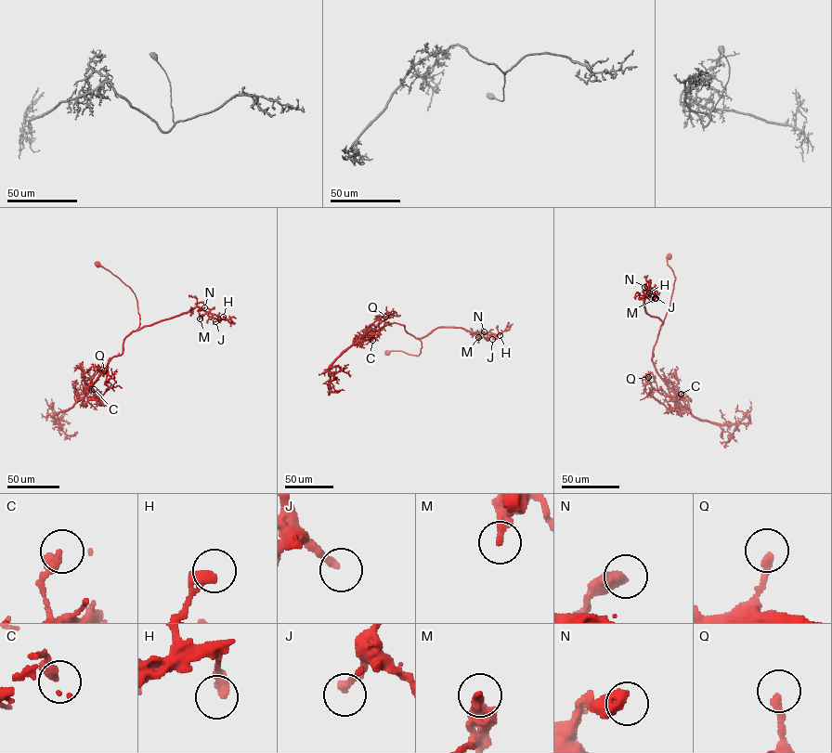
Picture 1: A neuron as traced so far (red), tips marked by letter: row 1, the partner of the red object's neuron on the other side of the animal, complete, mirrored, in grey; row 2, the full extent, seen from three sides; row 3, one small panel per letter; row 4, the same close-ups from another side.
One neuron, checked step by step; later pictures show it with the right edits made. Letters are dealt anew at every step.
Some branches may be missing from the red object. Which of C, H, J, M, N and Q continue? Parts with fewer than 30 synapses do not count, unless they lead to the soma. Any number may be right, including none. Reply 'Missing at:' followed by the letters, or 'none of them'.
Missing at: none of them

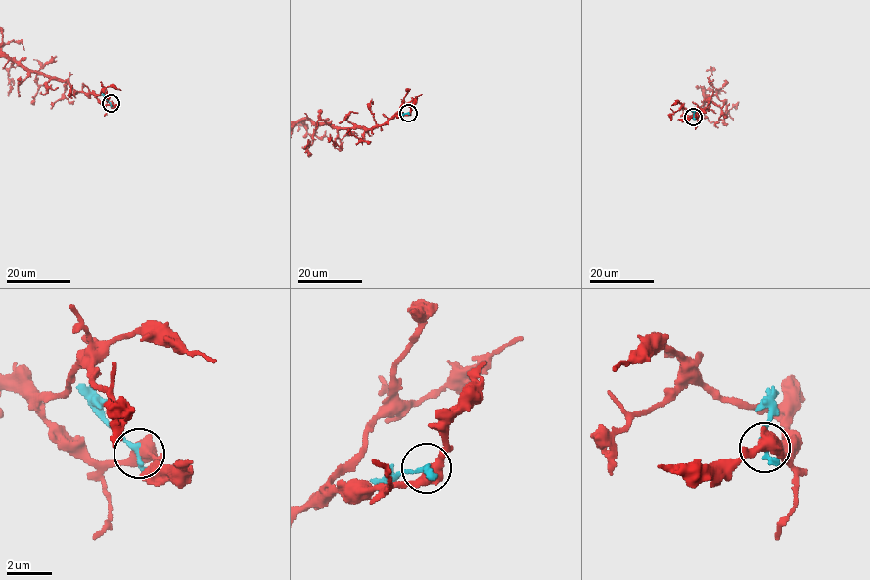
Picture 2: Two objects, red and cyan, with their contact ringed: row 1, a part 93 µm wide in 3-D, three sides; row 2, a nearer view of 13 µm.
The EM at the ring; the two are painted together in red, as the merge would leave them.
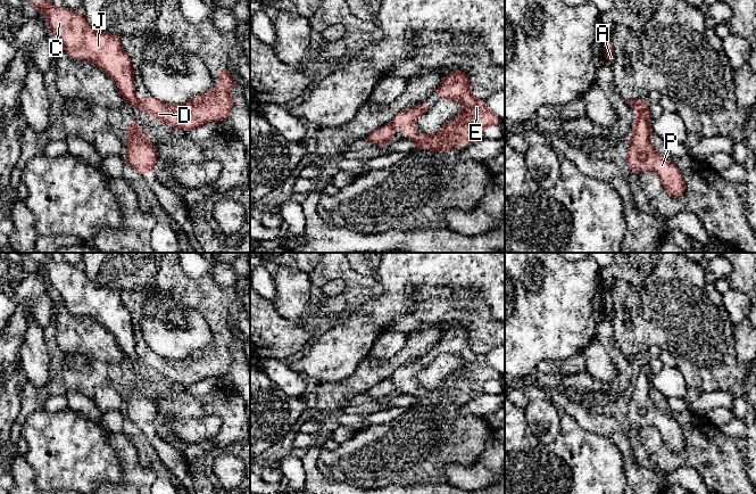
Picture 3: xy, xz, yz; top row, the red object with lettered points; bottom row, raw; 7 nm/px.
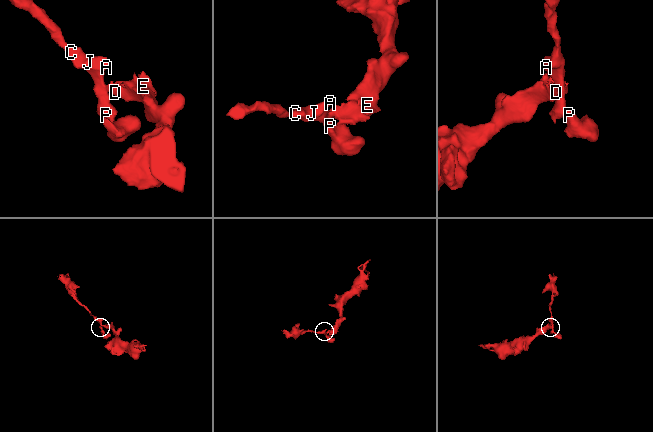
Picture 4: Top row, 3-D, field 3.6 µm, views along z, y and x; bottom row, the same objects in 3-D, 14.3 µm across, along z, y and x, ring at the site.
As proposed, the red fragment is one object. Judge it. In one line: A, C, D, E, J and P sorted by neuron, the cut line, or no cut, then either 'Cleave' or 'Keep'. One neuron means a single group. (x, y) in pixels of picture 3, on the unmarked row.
Groups: A C J P / D E. Split along xy (136, 354), (138, 361). Cleave

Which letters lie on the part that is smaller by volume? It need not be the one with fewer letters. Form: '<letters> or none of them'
A, C, J, P

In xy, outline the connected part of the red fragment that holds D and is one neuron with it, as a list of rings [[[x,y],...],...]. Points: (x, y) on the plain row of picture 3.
[[[219,323],[215,334],[218,341],[189,354],[182,360],[166,360],[155,352],[138,354],[138,362],[144,369],[185,388],[208,377],[224,377],[233,364],[231,344],[233,331],[226,323]]]

